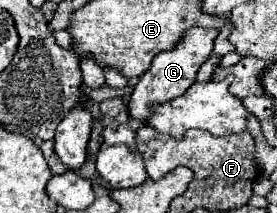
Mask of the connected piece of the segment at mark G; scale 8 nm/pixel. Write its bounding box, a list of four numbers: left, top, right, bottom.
[130,28,218,122]

